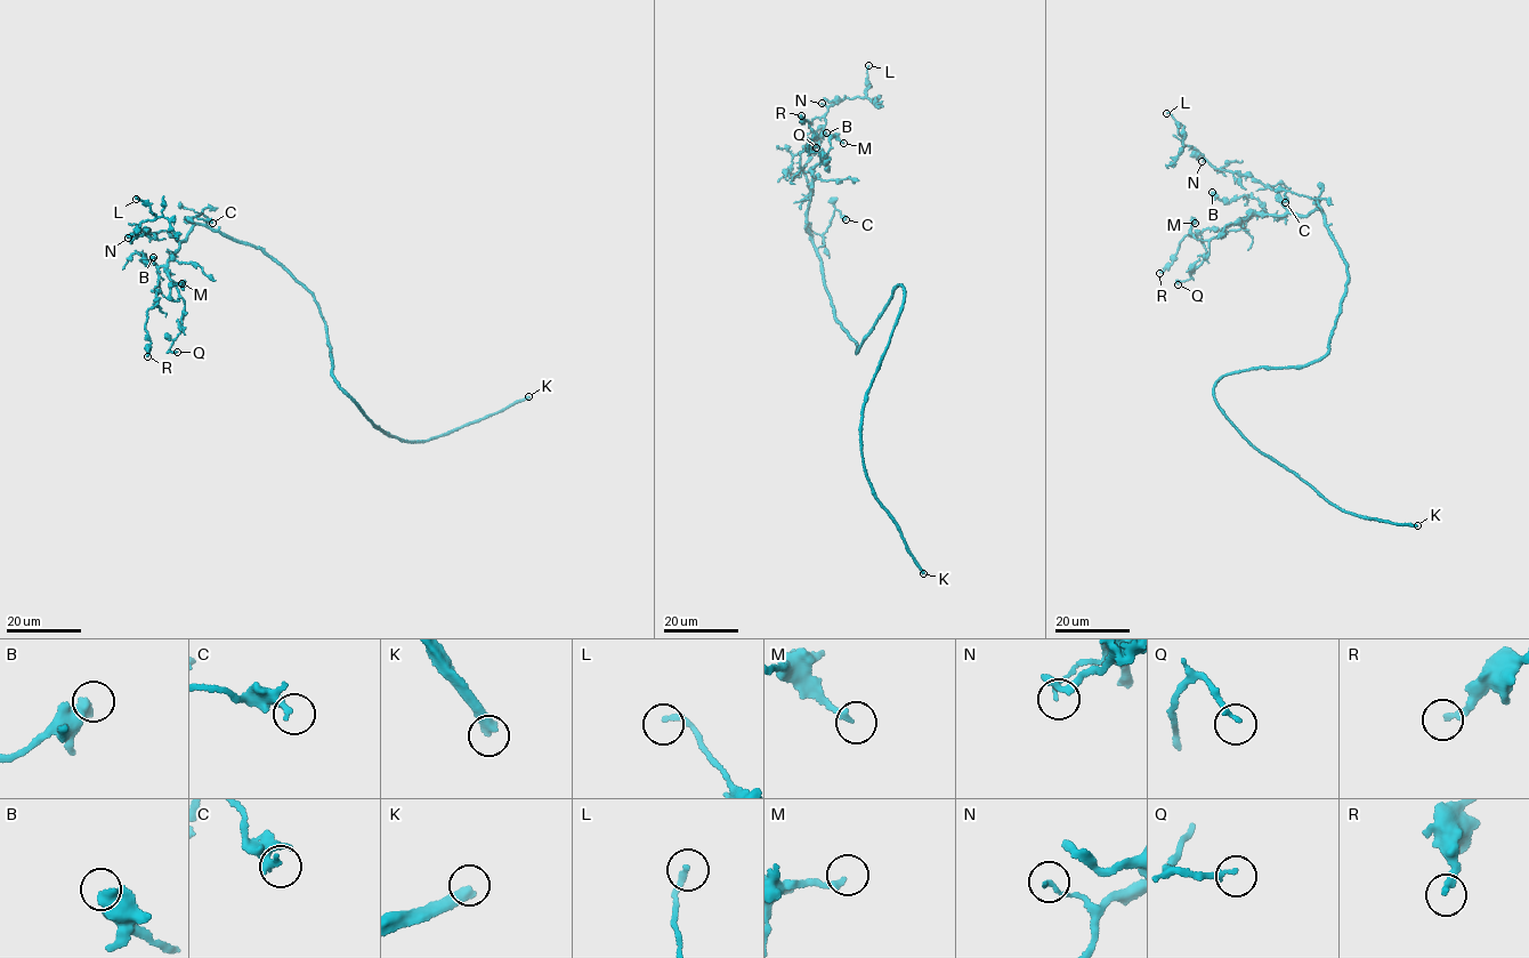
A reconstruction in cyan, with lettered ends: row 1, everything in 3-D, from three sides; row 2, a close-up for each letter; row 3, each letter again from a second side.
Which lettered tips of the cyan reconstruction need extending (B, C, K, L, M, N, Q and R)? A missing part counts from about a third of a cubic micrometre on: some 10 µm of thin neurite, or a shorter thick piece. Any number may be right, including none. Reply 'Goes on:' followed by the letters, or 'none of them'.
Goes on: K

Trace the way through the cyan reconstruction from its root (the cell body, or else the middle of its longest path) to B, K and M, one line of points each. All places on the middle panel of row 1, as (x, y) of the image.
B: (862, 344), (857, 353), (858, 345), (836, 322), (806, 226), (812, 175), (789, 175), (792, 158), (826, 133)
K: (862, 344), (891, 292), (901, 286), (900, 311), (864, 405), (862, 450), (872, 493), (896, 524), (923, 573)
M: (862, 344), (857, 353), (858, 345), (836, 322), (806, 226), (811, 171), (826, 159), (831, 136), (843, 143)

